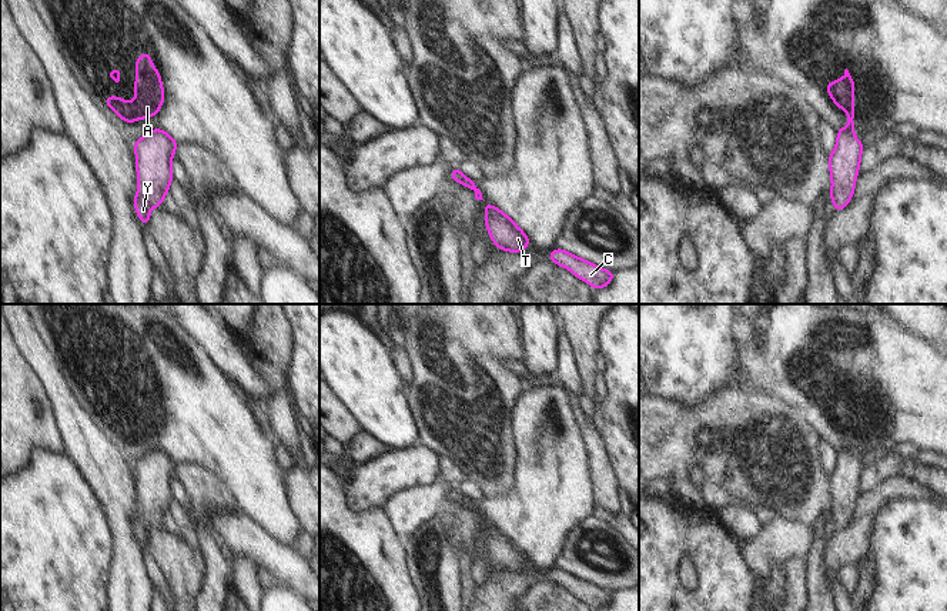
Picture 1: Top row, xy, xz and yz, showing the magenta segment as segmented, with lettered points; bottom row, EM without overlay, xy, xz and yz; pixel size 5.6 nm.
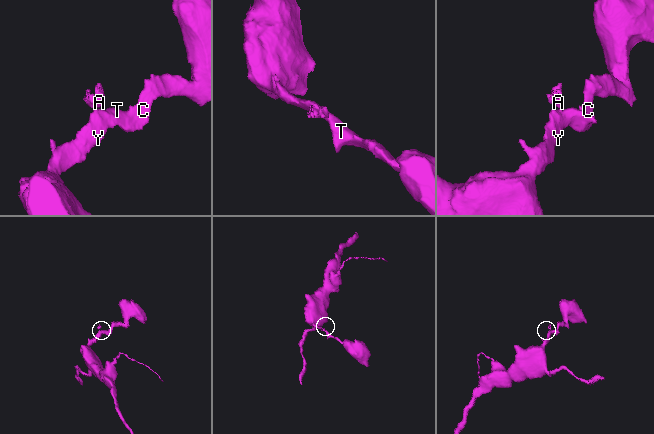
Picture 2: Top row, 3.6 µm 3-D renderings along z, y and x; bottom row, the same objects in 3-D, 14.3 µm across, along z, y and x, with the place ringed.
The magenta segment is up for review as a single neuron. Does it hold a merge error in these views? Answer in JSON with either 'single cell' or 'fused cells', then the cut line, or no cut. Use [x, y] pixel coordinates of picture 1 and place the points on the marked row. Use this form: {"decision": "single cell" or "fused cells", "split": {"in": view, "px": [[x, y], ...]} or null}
{"decision": "fused cells", "split": {"in": "yz", "px": [[845, 127], [852, 132]]}}

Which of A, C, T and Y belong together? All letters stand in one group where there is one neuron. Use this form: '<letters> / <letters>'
A / C T Y

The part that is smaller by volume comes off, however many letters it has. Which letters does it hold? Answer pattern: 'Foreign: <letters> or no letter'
Foreign: A

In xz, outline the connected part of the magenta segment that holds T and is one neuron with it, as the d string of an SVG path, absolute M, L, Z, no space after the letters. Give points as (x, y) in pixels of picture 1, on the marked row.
M486 201L485 224L489 237L499 251L506 248L508 253L522 253L525 247L531 246L528 236L512 221L512 218Z

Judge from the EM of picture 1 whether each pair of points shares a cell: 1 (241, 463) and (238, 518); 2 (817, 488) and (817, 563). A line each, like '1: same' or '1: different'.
1: different
2: different

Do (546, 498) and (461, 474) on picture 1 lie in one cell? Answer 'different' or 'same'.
different

